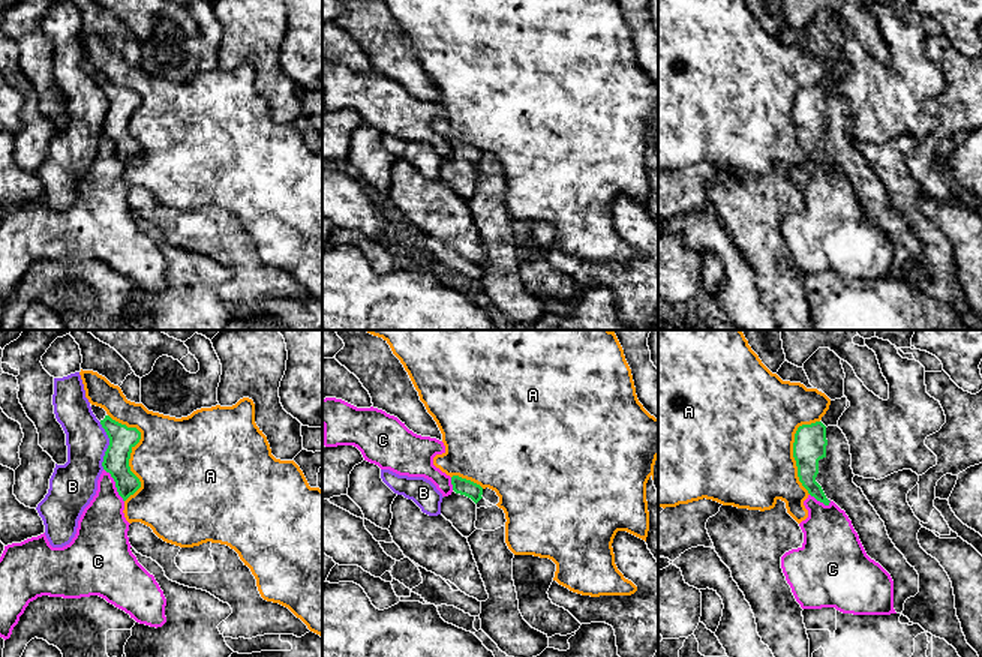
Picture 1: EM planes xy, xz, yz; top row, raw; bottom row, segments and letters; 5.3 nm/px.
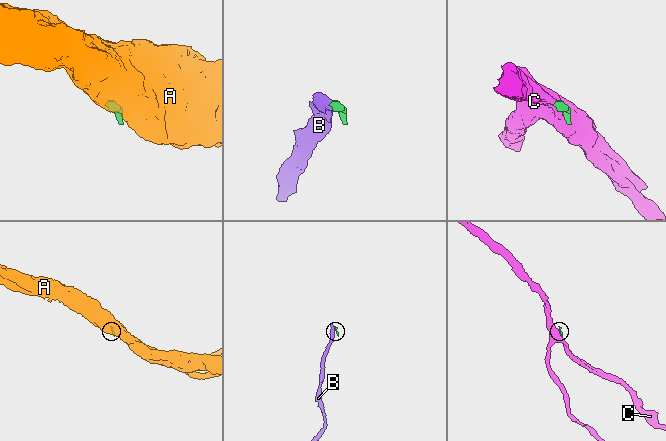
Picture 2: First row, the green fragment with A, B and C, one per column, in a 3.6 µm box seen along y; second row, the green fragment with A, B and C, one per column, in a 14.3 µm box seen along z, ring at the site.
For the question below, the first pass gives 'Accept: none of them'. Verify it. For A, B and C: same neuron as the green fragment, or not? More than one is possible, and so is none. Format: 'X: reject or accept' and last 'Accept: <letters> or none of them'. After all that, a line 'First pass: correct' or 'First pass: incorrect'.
A: reject
B: reject
C: reject
Accept: none of them
First pass: correct

